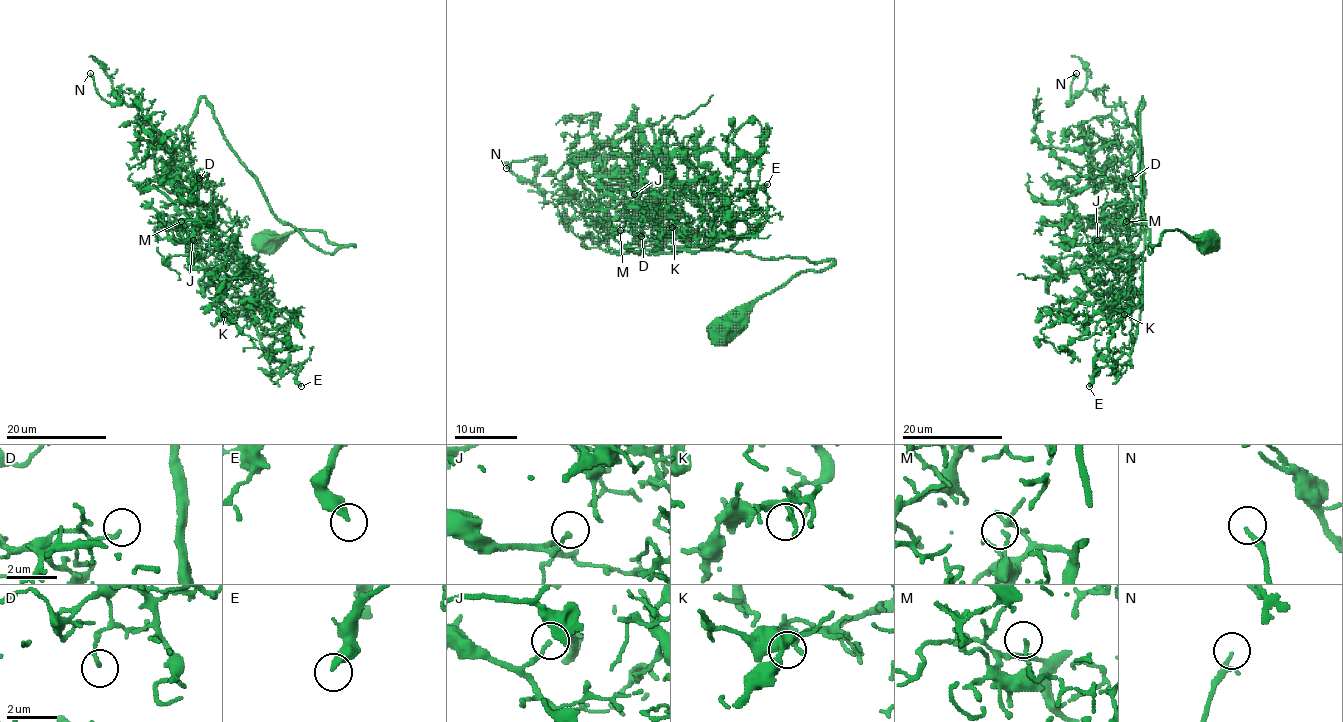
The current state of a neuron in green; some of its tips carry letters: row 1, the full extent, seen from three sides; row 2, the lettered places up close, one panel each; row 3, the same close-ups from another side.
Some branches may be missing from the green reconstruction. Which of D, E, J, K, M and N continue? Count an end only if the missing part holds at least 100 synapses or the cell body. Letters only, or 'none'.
none

